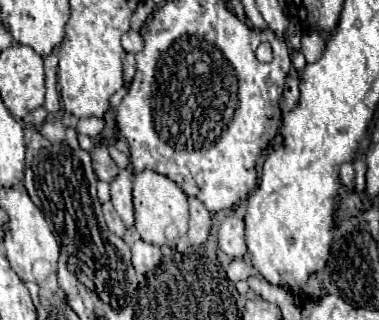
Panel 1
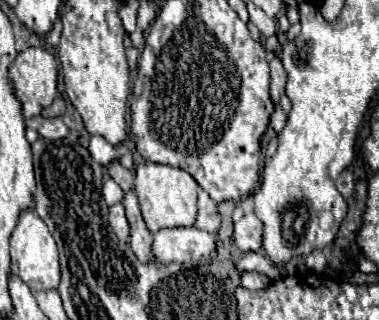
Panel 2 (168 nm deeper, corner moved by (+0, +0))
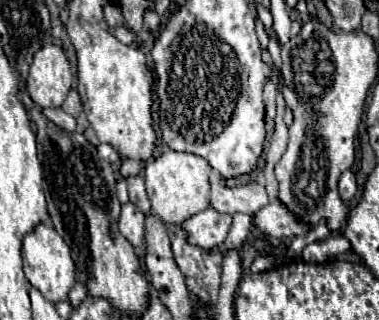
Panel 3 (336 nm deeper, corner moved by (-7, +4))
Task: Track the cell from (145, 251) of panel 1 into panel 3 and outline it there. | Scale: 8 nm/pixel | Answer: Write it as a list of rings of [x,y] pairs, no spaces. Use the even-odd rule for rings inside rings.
[[[205,208],[183,222],[187,228],[191,244],[199,244],[199,248],[215,248],[225,242],[231,227],[231,216],[217,212],[215,208]]]

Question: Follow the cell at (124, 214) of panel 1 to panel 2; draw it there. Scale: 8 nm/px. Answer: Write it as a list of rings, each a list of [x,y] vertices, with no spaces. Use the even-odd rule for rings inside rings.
[[[134,190],[124,192],[122,206],[126,210],[126,218],[128,218],[128,224],[130,224],[130,246],[132,246],[134,254],[138,256],[138,260],[150,262],[152,260],[152,254],[150,254],[152,234],[148,232],[148,228],[146,228],[146,224],[142,220],[138,198],[136,198]]]

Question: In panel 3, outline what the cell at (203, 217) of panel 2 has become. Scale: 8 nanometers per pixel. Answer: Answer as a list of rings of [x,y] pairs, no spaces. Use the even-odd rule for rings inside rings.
[[[223,182],[211,184],[211,206],[219,212],[235,214],[243,212],[253,216],[259,208],[269,202],[265,186],[259,182],[249,182],[245,186],[227,186]]]

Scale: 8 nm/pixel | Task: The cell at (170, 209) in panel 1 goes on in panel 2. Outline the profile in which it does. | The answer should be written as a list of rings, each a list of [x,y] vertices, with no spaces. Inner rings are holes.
[[[140,164],[136,168],[134,190],[142,208],[144,222],[152,234],[162,228],[182,228],[192,226],[196,220],[196,192],[198,184],[188,176],[188,172],[178,168],[168,168],[162,164]]]

